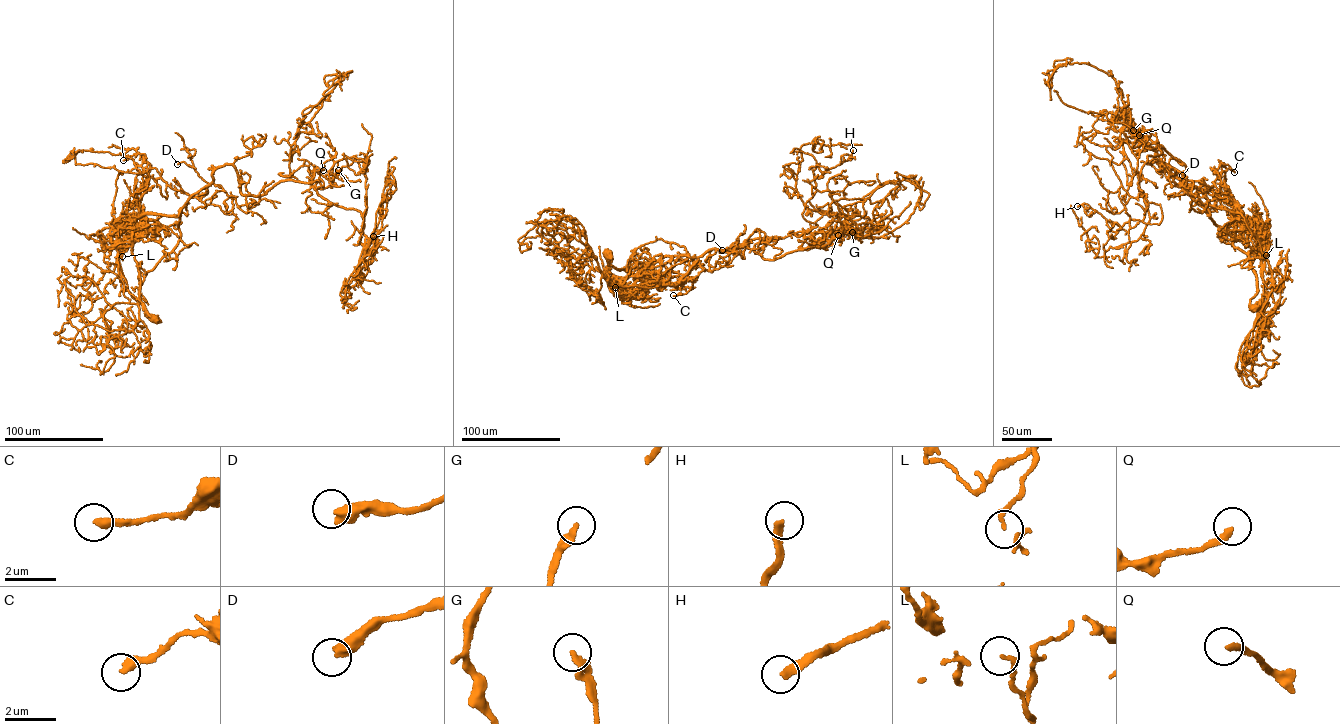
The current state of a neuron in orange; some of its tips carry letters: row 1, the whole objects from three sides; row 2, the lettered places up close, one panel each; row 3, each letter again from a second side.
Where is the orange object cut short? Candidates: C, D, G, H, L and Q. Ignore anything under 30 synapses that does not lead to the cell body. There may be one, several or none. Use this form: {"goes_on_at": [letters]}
{"goes_on_at": ["D", "H"]}

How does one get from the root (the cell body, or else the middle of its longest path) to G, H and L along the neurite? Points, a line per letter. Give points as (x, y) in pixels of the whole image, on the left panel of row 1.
G: (154, 320), (139, 297), (135, 219), (177, 216), (228, 163), (248, 195), (291, 179), (323, 188), (338, 170)
H: (154, 320), (135, 219), (177, 216), (225, 164), (242, 194), (291, 179), (360, 212), (357, 272), (373, 236)
L: (154, 320), (139, 297), (140, 276), (131, 251), (136, 218), (117, 228), (125, 237), (122, 256)

